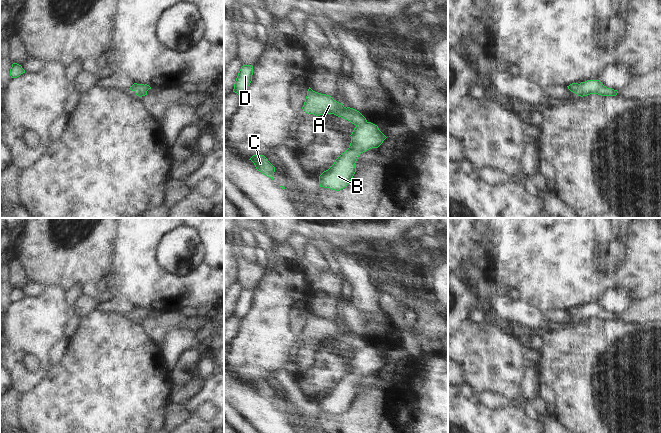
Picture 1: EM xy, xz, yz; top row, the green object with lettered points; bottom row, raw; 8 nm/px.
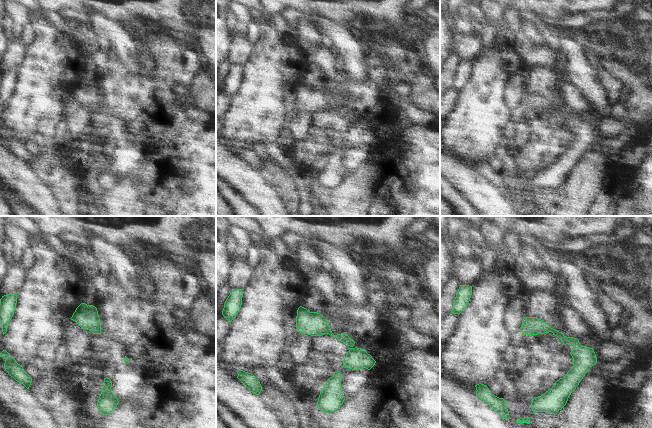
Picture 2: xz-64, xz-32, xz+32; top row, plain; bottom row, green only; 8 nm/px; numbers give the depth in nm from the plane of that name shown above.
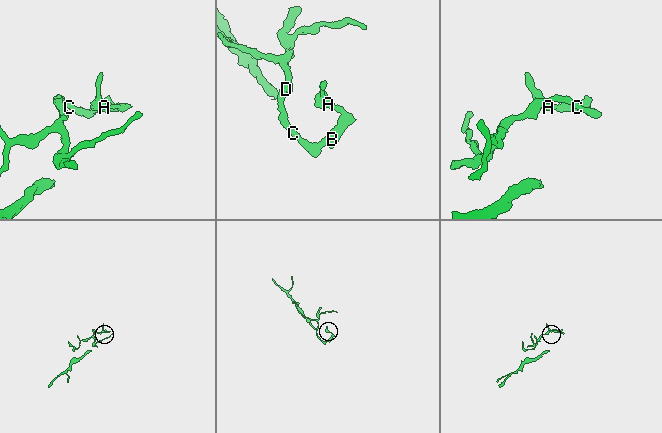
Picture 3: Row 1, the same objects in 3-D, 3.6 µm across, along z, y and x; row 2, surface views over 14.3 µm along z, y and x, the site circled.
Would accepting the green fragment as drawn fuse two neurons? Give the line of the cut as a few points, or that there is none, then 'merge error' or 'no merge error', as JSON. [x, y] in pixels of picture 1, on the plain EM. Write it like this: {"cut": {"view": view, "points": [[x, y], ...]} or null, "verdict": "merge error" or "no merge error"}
{"cut": null, "verdict": "no merge error"}

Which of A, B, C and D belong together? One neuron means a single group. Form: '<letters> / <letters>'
A B C D

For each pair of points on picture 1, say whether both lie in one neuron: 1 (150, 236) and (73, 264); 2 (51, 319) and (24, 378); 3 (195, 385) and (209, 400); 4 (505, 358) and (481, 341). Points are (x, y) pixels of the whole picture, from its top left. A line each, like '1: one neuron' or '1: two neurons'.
1: two neurons
2: one neuron
3: two neurons
4: one neuron

